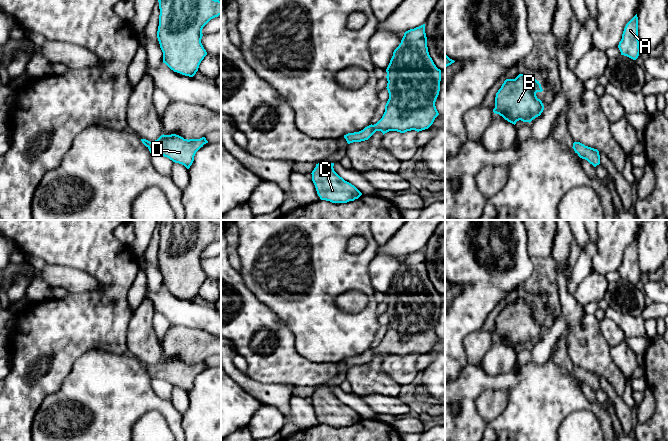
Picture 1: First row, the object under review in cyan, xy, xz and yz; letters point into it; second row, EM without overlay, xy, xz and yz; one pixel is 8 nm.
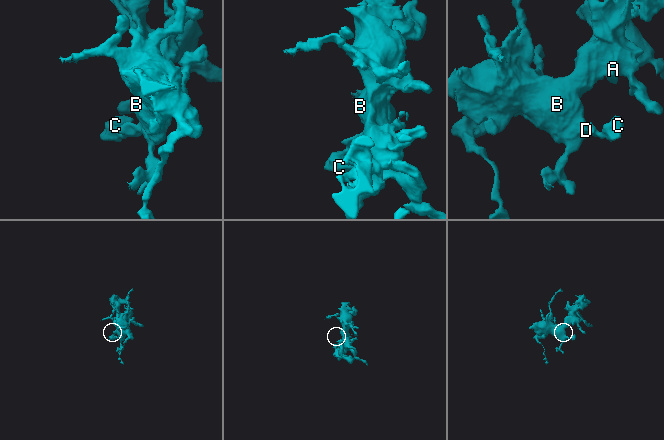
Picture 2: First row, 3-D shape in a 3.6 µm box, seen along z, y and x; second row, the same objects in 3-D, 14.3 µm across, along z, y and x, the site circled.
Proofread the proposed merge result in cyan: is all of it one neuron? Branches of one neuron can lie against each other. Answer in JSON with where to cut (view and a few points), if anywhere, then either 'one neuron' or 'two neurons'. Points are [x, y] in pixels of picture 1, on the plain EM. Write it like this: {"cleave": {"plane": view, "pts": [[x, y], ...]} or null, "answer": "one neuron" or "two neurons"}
{"cleave": null, "answer": "one neuron"}

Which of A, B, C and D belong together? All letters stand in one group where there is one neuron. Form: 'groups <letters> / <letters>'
groups A B C D

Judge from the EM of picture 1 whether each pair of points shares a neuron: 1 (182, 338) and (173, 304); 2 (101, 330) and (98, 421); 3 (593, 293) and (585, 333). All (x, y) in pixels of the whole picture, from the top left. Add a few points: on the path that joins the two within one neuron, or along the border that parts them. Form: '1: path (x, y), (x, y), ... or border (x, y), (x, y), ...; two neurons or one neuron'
1: border (171, 324), (202, 330); two neurons
2: border (123, 353), (91, 349), (78, 358); two neurons
3: border (572, 295), (582, 306); two neurons

